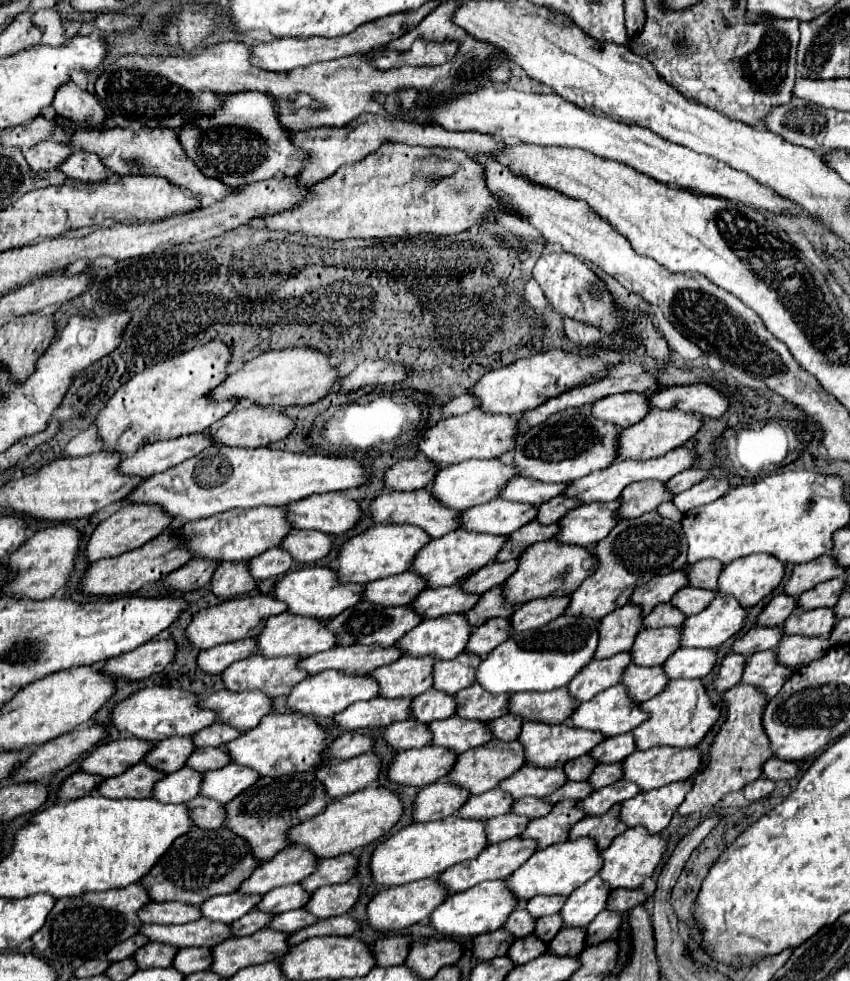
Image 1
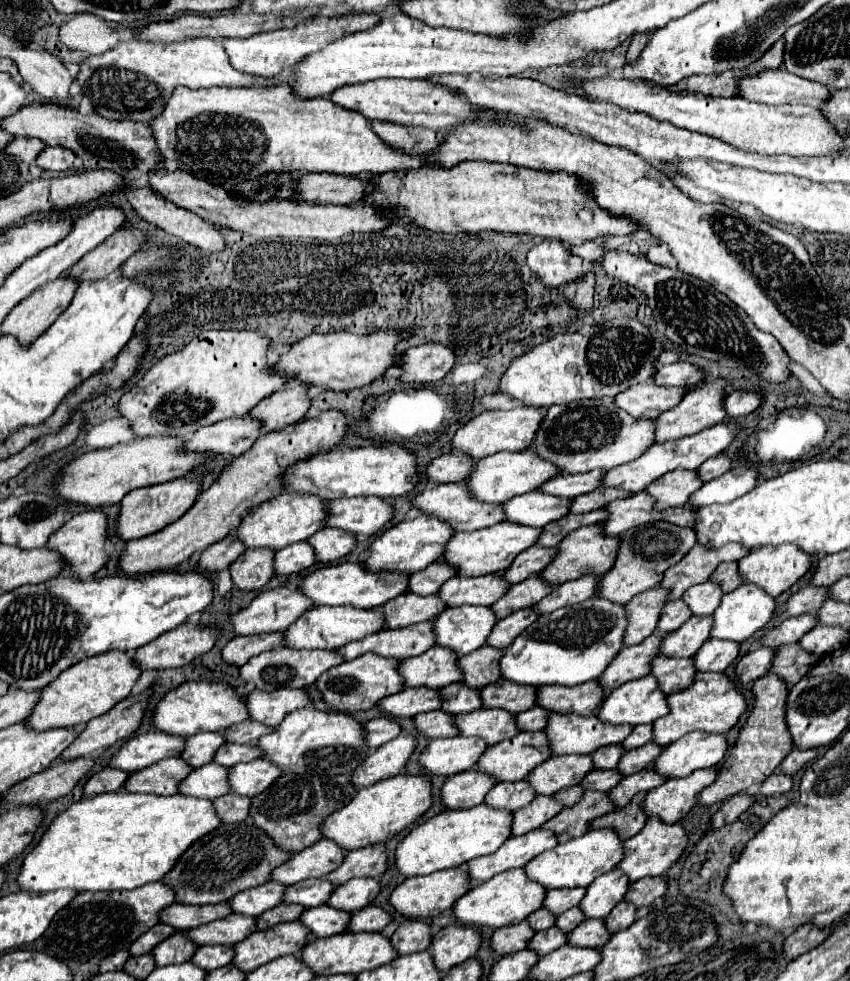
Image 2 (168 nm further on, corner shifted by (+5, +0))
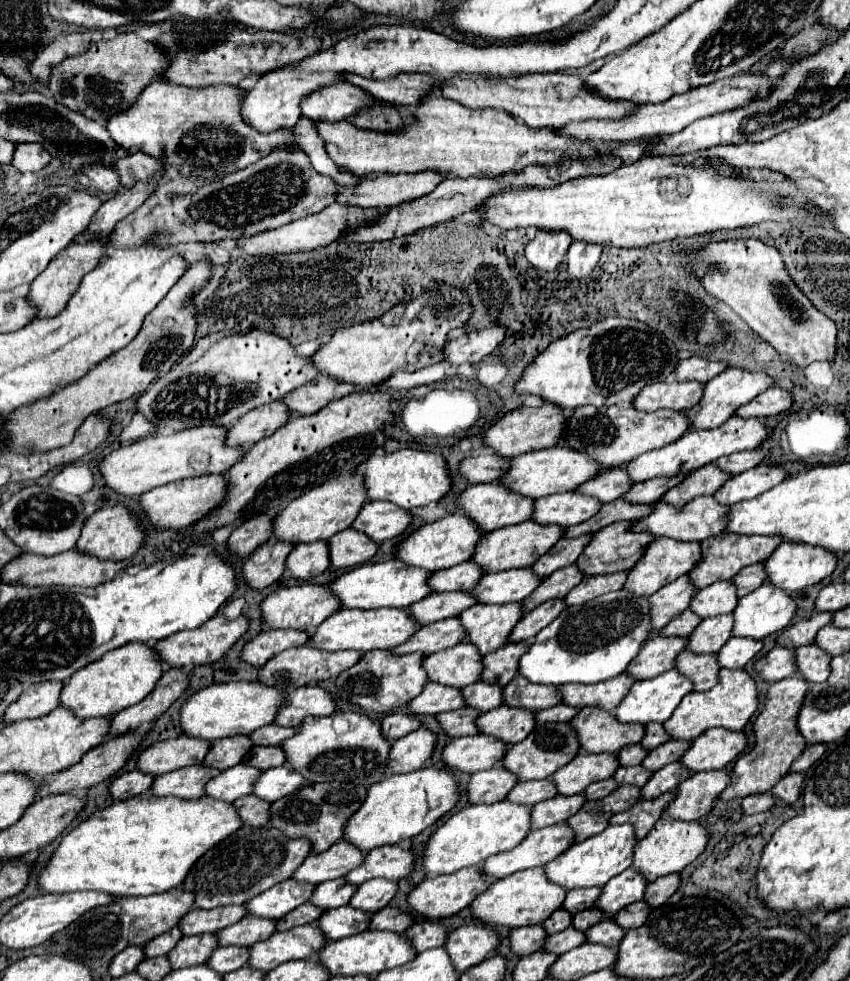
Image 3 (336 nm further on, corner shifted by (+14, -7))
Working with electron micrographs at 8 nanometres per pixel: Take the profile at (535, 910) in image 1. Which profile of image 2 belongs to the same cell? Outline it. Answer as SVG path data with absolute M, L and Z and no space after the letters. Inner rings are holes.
M557 888L557 890L547 892L543 906L553 914L561 914L577 906L579 900L583 900L583 896L585 896L585 888Z

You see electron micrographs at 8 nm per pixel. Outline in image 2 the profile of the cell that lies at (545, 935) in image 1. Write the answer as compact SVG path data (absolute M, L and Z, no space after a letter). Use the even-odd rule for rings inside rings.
M571 908L571 910L567 910L567 912L563 912L563 914L557 916L557 924L555 924L555 926L557 926L559 930L563 930L563 932L571 932L571 930L575 930L583 920L585 920L585 916L583 916L581 908Z

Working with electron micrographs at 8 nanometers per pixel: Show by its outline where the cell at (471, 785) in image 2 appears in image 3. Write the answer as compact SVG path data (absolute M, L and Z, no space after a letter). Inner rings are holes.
M498 767L486 769L482 773L474 773L468 781L468 803L470 805L492 805L504 801L508 791L518 783L510 771Z

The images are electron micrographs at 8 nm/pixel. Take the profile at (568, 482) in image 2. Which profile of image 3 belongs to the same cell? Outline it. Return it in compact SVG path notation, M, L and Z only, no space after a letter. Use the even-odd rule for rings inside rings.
M604 469L592 479L580 483L576 489L572 489L572 493L596 497L602 503L608 503L616 501L618 495L622 495L622 491L626 491L626 487L630 485L632 483L626 483L626 475L622 475L622 469Z

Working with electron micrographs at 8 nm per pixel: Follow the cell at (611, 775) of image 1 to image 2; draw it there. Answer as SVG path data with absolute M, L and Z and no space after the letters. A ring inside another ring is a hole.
M653 742L641 746L641 748L635 748L635 750L629 750L625 752L625 756L621 758L617 770L625 776L629 774L635 774L643 768L649 768L653 762L655 762L655 756L659 756L659 752L663 752L663 746L657 746Z

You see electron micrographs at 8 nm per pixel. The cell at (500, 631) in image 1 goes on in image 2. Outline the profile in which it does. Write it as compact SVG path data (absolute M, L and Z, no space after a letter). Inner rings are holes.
M523 608L515 614L499 620L495 624L487 644L493 648L507 648L511 644L511 640L515 640L515 636L519 636L519 632L523 632L527 626L531 626L537 618L539 618L539 612L535 612L533 608Z

